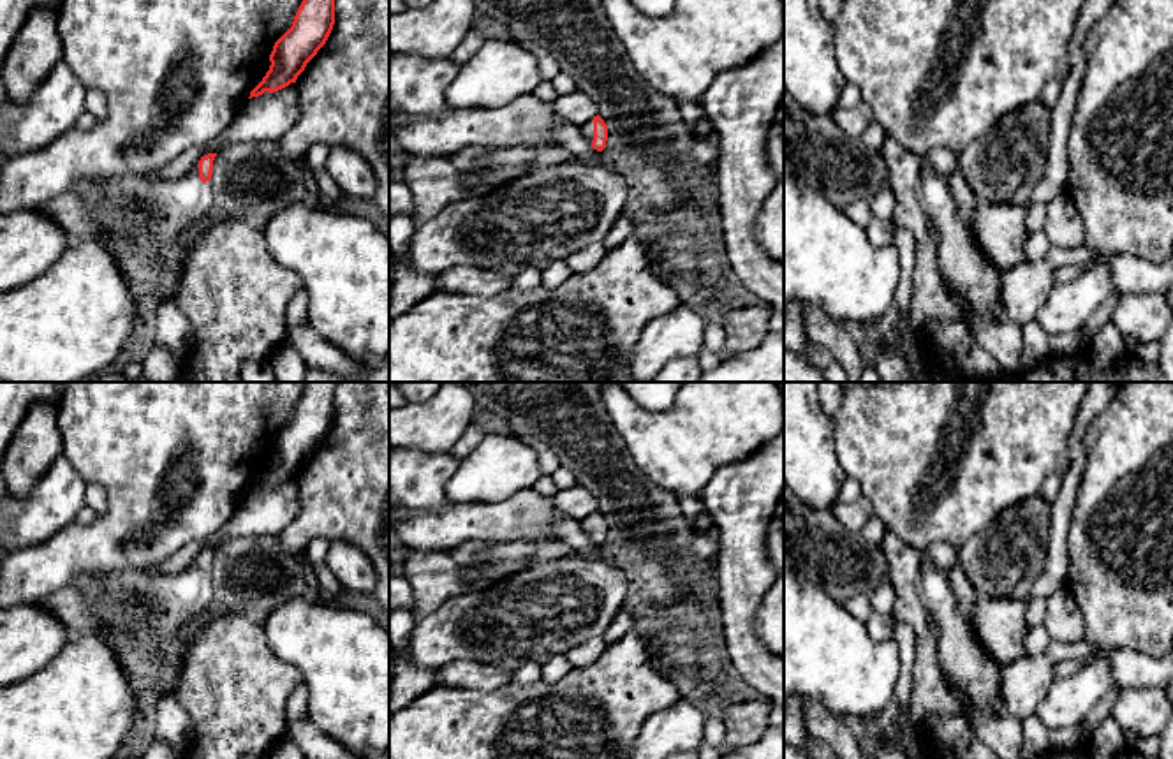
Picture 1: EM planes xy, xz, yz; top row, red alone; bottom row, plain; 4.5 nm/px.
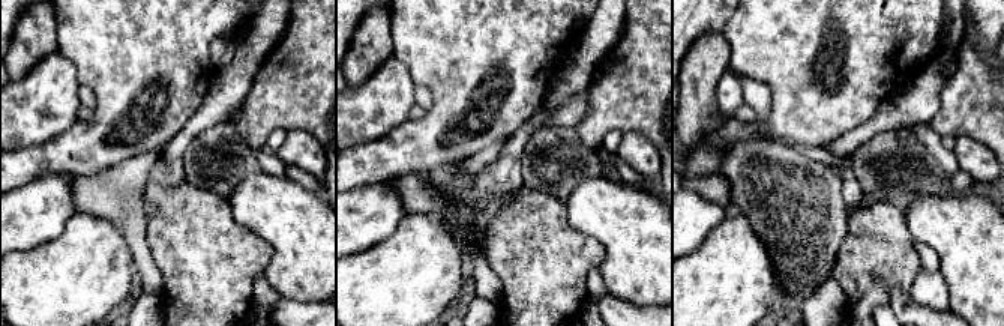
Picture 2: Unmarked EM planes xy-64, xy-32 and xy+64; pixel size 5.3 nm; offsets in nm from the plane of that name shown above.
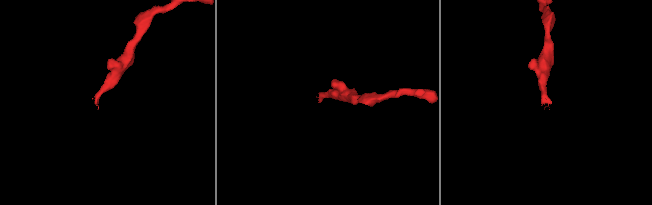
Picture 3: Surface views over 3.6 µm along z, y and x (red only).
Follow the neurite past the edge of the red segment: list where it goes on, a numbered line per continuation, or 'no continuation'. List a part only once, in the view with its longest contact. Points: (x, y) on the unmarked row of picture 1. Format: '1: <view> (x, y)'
1: xy (143, 617)

